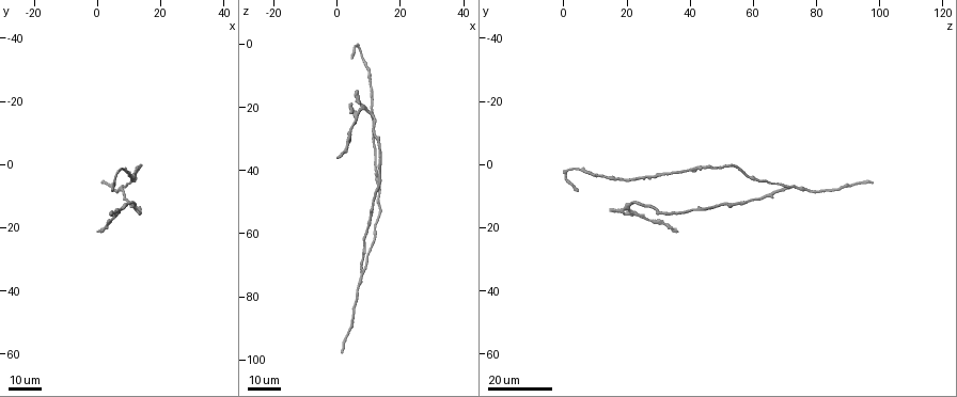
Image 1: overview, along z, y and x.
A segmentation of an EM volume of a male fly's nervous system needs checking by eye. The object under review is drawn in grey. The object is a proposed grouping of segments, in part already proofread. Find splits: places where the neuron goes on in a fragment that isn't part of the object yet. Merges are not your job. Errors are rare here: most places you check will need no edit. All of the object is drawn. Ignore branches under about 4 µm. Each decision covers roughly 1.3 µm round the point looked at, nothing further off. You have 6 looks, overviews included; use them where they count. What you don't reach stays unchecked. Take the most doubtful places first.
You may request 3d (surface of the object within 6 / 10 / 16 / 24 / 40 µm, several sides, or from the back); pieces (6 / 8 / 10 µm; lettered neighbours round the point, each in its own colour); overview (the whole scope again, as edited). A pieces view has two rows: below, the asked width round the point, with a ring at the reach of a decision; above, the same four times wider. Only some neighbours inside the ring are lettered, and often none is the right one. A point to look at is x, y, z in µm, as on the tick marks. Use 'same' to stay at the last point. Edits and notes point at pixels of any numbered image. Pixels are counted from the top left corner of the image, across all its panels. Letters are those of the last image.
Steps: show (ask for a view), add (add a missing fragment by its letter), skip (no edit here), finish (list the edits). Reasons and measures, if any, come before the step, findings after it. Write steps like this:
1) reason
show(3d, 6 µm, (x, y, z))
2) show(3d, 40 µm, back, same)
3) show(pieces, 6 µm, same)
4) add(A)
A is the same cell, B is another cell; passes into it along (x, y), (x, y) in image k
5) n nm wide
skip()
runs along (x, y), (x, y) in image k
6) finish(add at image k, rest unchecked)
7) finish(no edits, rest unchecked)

branch stops here
show(3d, 16 µm, (5, 8, 4))

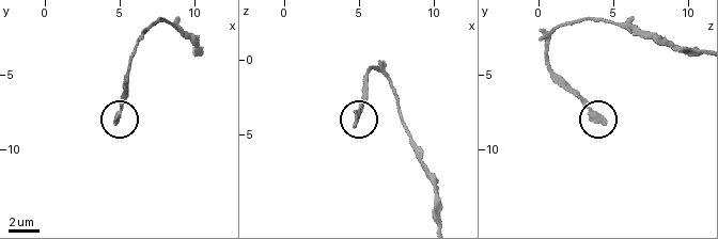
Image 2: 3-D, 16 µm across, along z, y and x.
show(pieces, 6 µm, (4.8, 8.2, 4.4))

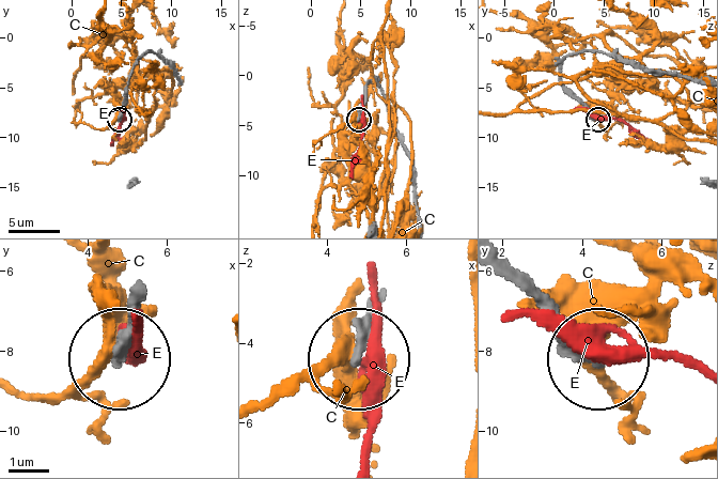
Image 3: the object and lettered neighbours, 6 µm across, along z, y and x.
skip()
C and E are other cells; runs along (140, 307), (120, 355) in image 3; none of them fits

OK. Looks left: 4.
end of a long branch
show(3d, 16 µm, (1, 6, 98))

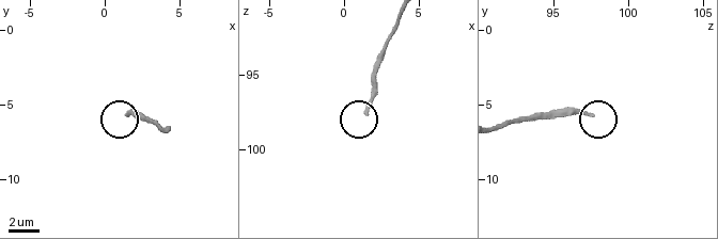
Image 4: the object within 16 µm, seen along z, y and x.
show(pieces, 8 µm, (1.4, 5.6, 97.6))

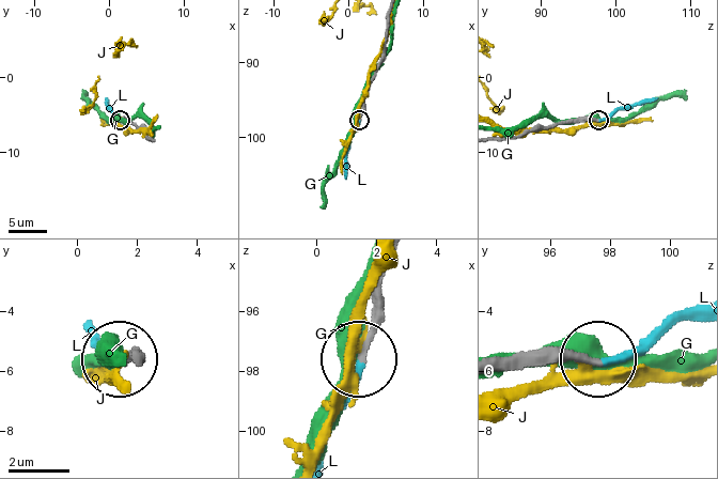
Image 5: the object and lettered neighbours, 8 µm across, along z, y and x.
add(L)
L is the same cell, G and J are other cells; the neuron continues

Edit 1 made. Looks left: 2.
finish(add at image 5, rest unchecked)

